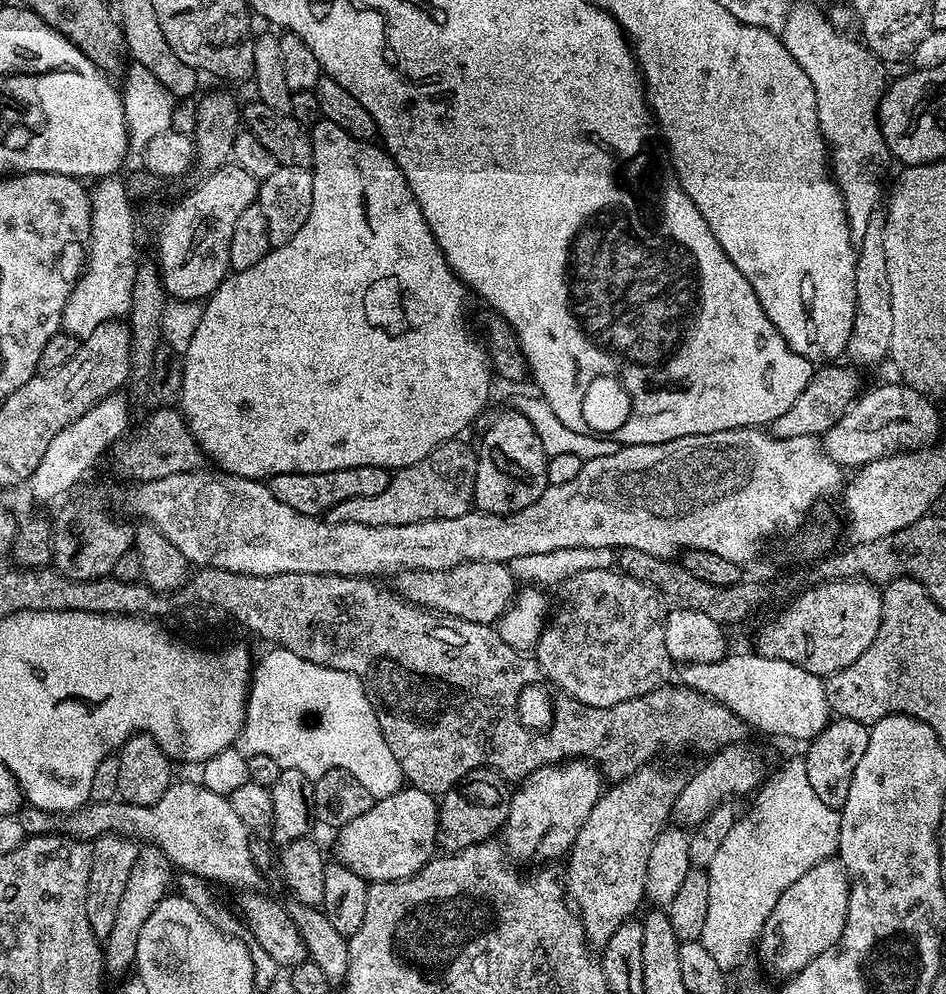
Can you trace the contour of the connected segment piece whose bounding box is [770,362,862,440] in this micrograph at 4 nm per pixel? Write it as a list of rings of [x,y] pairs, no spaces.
[[[832,362],[827,366],[820,366],[813,371],[810,382],[806,382],[806,390],[802,390],[802,394],[798,394],[798,399],[794,401],[794,406],[790,406],[790,410],[786,410],[786,414],[782,414],[779,418],[774,418],[774,422],[770,425],[770,431],[773,436],[782,438],[802,438],[803,436],[823,437],[826,430],[830,430],[830,426],[834,426],[834,422],[838,422],[838,418],[842,418],[842,414],[852,405],[852,401],[860,395],[862,385],[860,385],[860,376],[855,367],[849,366],[844,362]]]

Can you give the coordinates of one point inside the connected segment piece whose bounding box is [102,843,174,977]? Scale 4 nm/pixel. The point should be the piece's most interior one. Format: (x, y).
(151, 875)

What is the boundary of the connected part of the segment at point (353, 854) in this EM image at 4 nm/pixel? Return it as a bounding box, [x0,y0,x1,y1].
[335,786,439,882]

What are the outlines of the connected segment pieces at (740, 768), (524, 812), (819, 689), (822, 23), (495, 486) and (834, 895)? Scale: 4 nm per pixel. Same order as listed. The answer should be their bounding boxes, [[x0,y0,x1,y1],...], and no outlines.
[[672,742,765,826],[502,758,602,865],[676,652,832,742],[782,4,890,242],[474,410,548,516],[758,858,850,977]]

